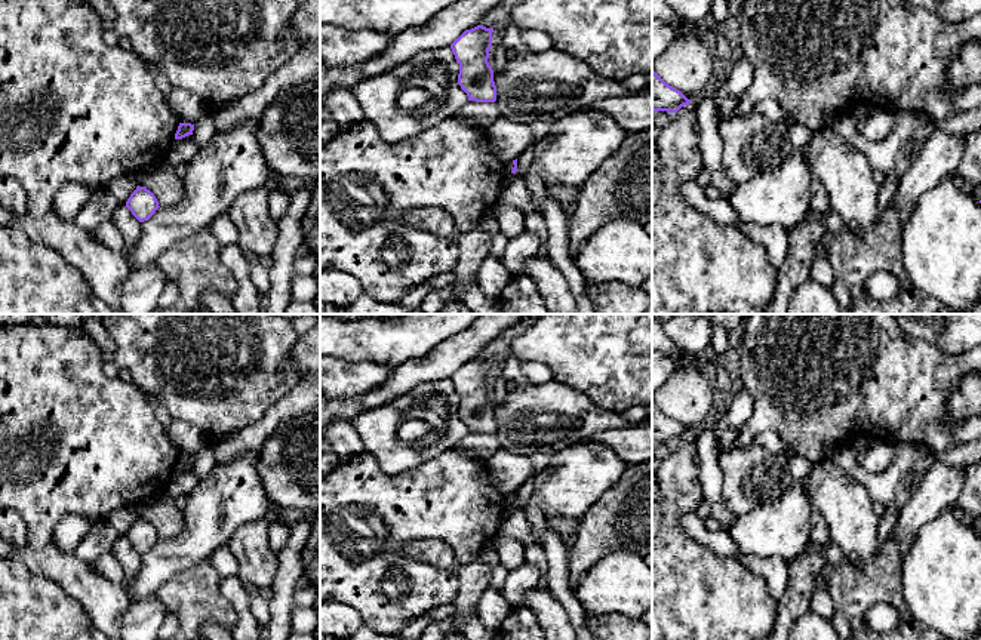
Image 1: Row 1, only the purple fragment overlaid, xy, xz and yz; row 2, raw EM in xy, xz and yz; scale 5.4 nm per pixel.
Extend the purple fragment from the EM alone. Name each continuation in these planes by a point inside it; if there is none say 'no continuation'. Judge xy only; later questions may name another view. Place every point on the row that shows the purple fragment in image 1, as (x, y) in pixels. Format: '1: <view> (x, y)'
no continuation

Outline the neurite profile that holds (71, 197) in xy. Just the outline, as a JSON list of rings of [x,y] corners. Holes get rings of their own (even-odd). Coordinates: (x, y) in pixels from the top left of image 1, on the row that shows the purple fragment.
[[[67,182],[56,193],[52,209],[59,218],[76,218],[90,196],[92,190],[87,185],[80,182]]]

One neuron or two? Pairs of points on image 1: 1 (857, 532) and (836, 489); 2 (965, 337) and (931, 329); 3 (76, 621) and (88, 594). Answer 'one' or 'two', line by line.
1: one
2: one
3: two

